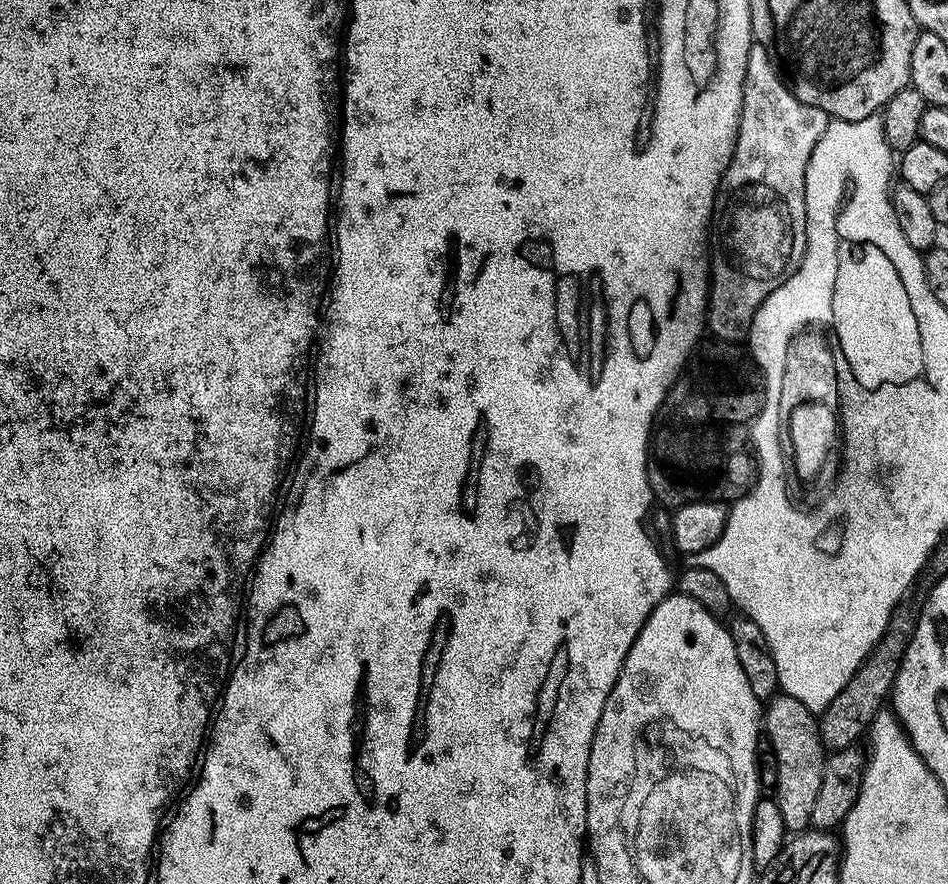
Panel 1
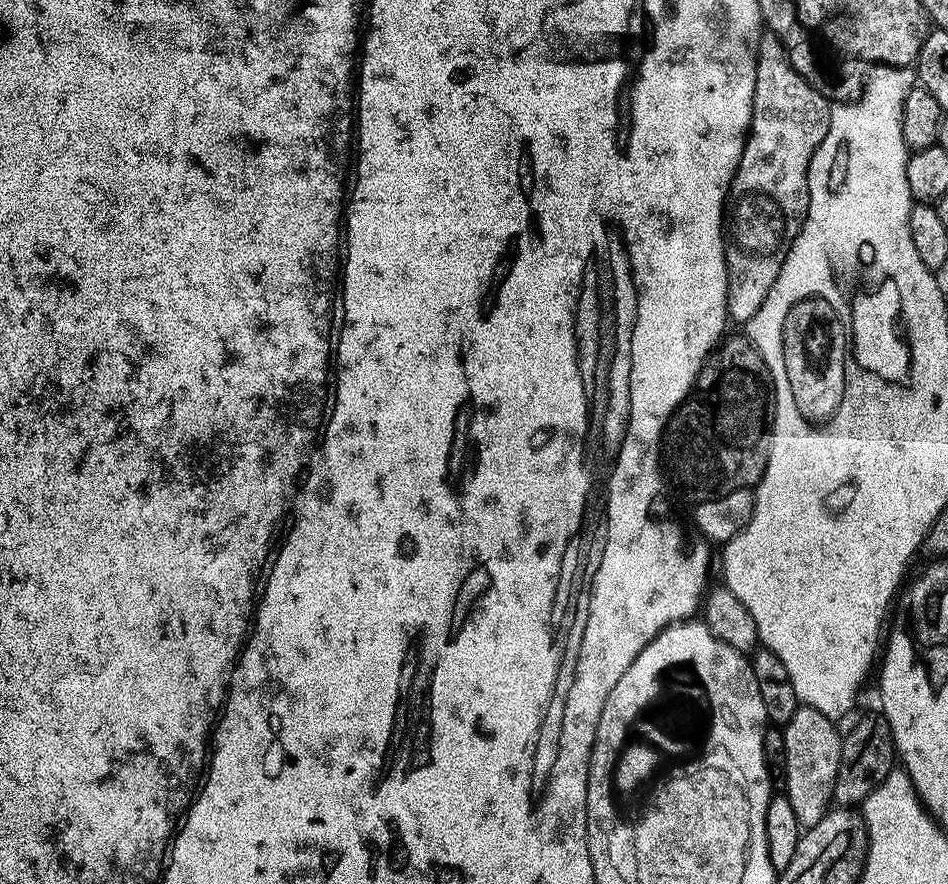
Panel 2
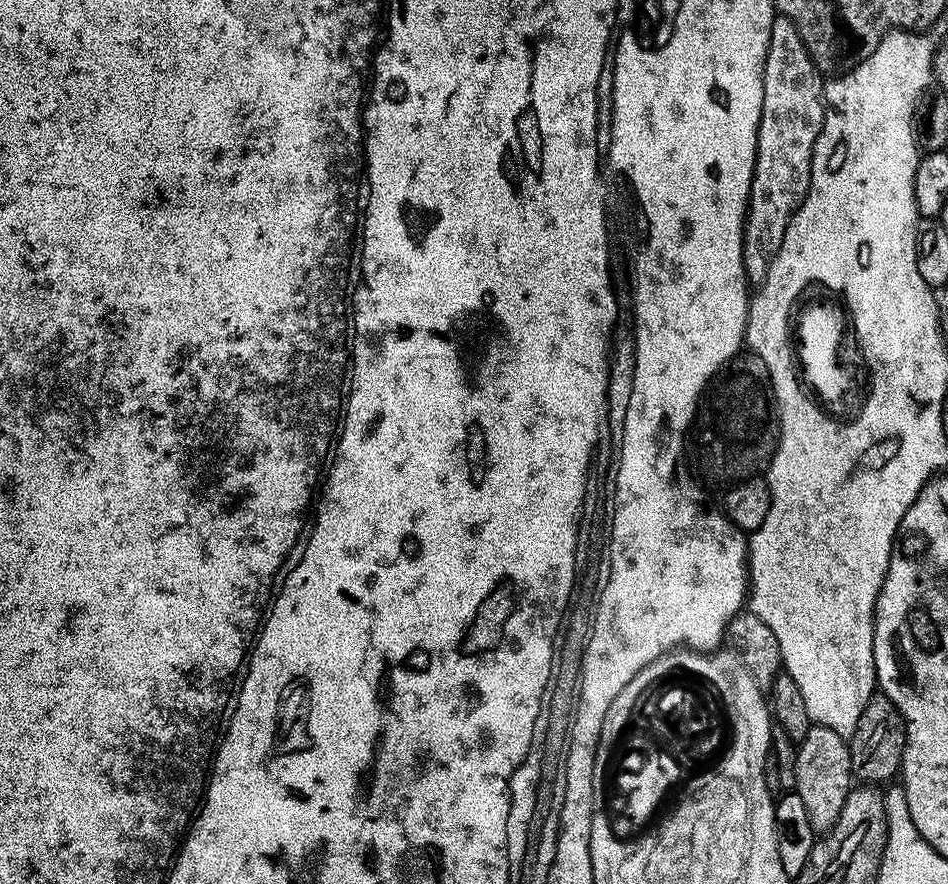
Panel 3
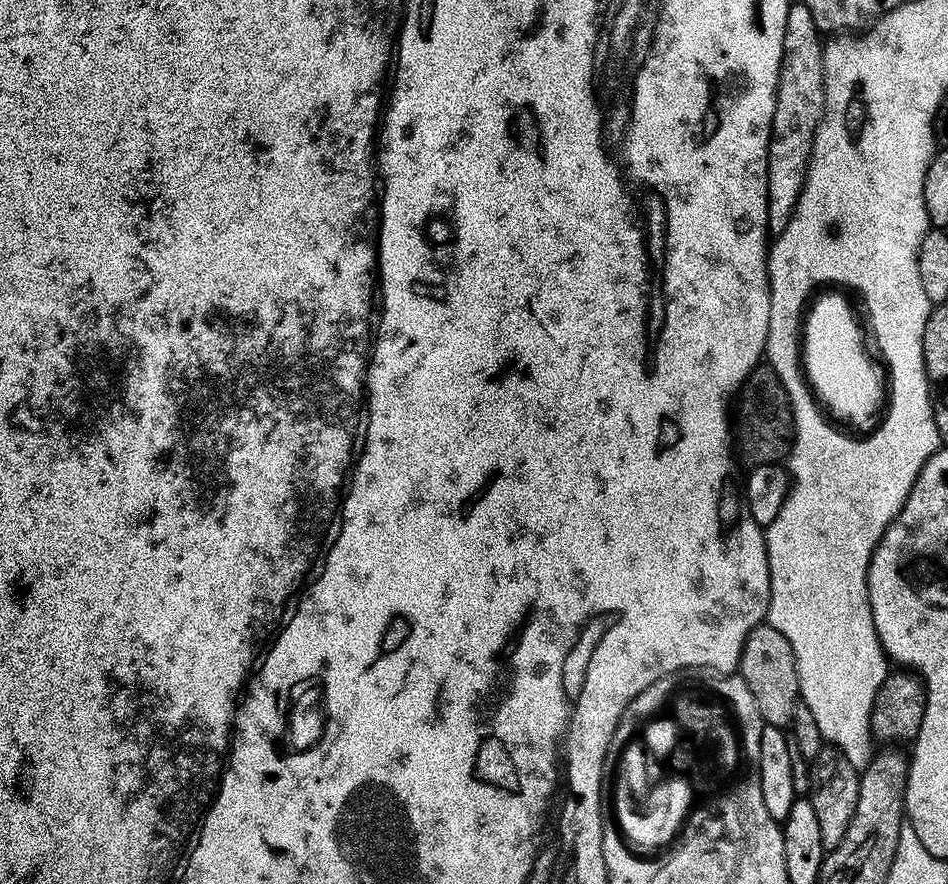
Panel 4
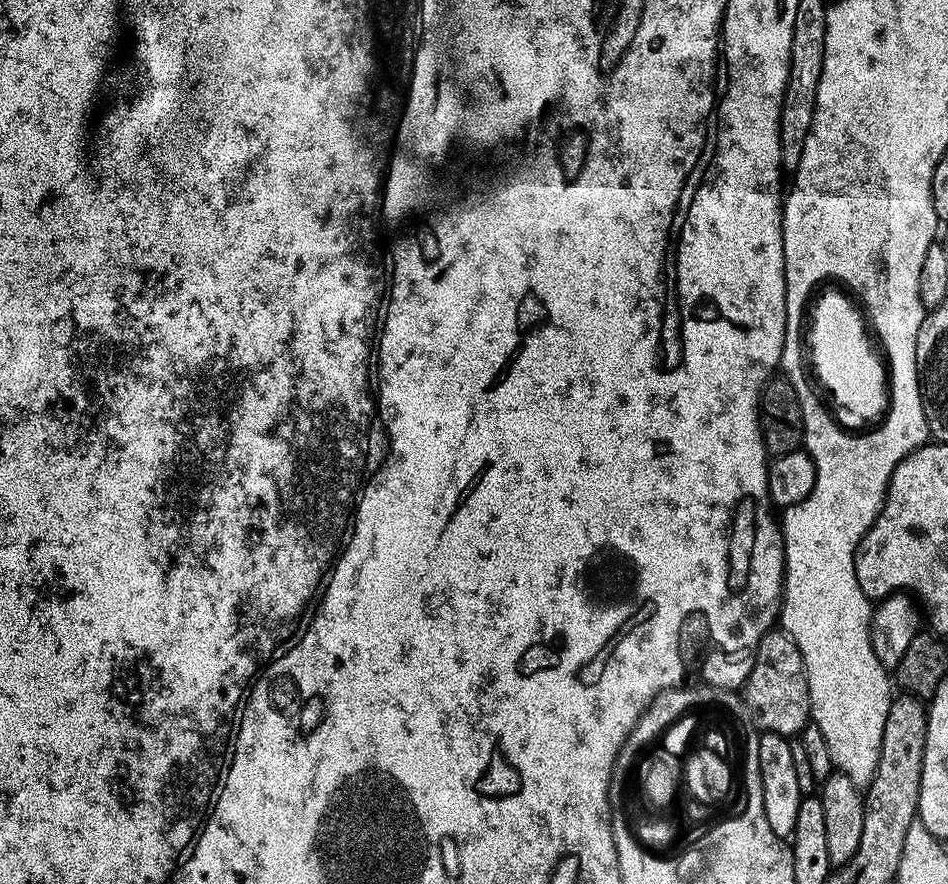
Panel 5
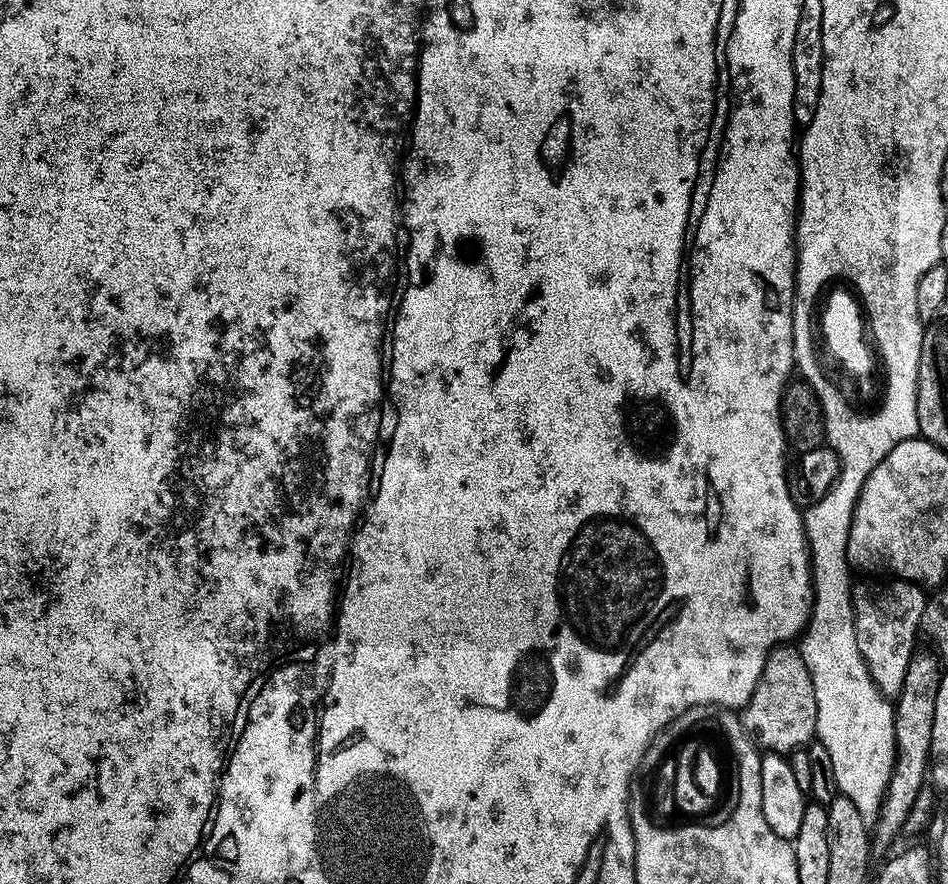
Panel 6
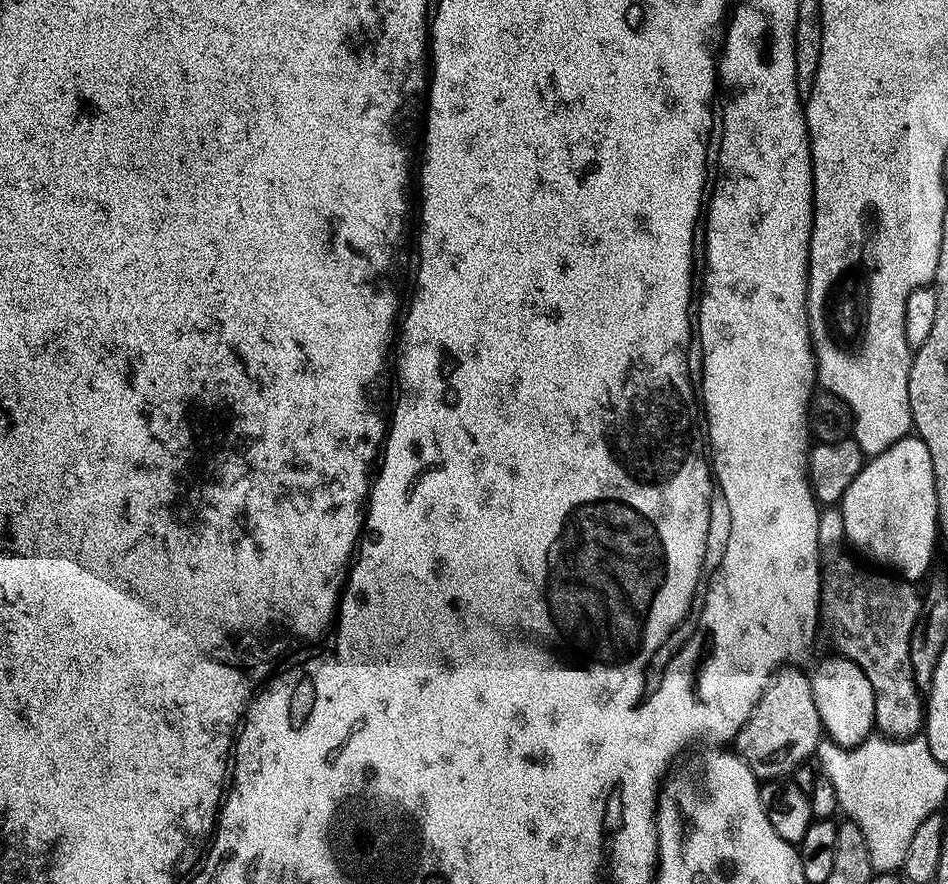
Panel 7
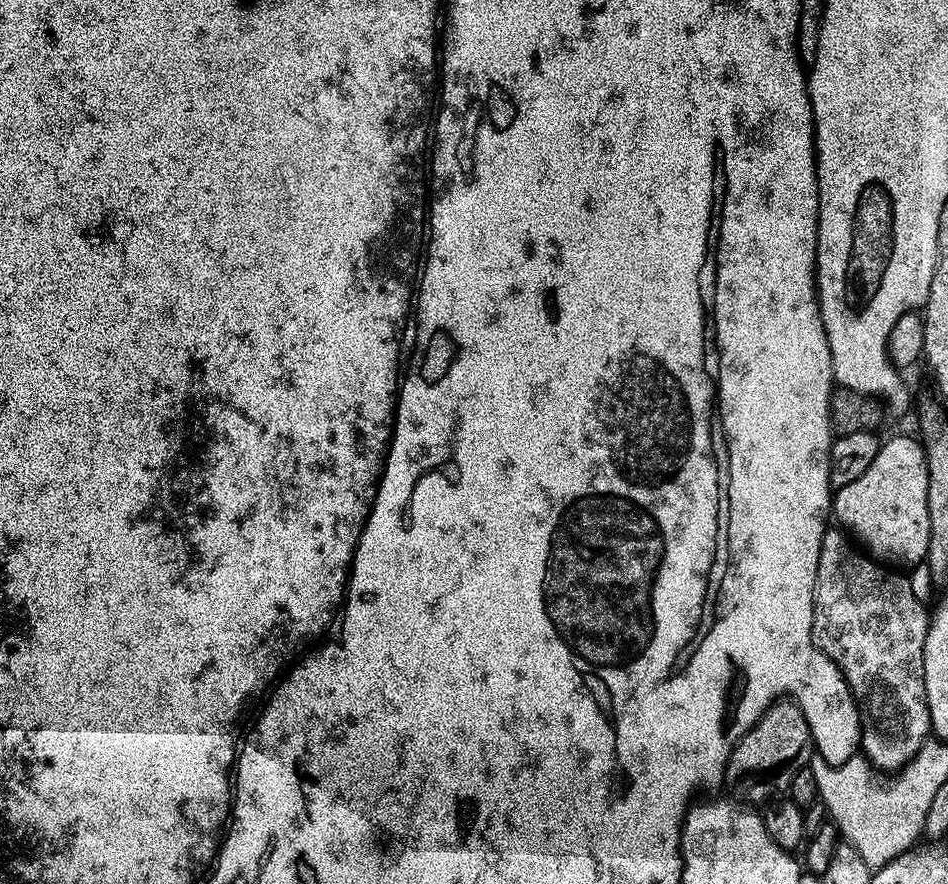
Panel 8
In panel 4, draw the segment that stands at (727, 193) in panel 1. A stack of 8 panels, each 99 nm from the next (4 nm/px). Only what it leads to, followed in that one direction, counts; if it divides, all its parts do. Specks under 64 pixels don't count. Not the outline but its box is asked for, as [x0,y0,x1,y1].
[768,2,824,234]

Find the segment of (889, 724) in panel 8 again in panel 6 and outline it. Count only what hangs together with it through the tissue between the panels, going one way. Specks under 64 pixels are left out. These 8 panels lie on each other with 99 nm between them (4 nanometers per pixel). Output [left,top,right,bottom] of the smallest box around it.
[852,578,926,698]

